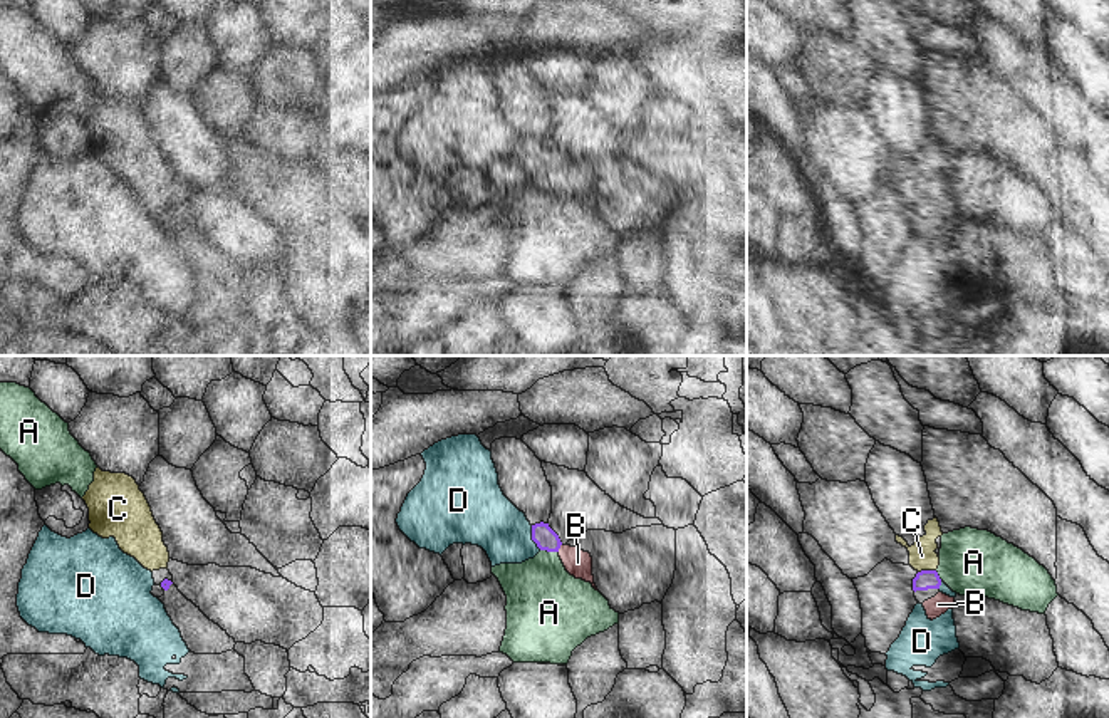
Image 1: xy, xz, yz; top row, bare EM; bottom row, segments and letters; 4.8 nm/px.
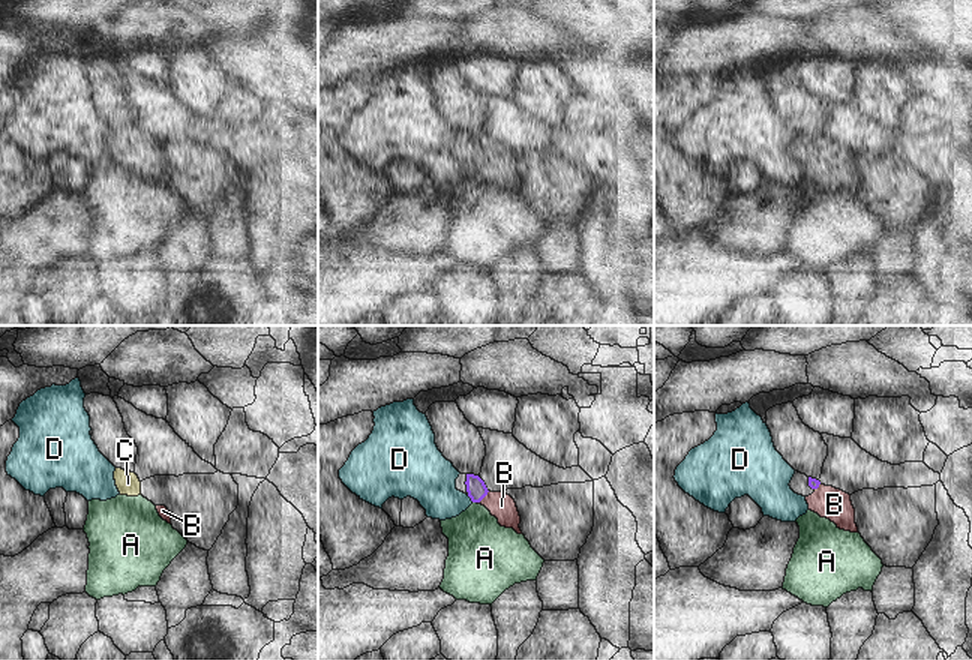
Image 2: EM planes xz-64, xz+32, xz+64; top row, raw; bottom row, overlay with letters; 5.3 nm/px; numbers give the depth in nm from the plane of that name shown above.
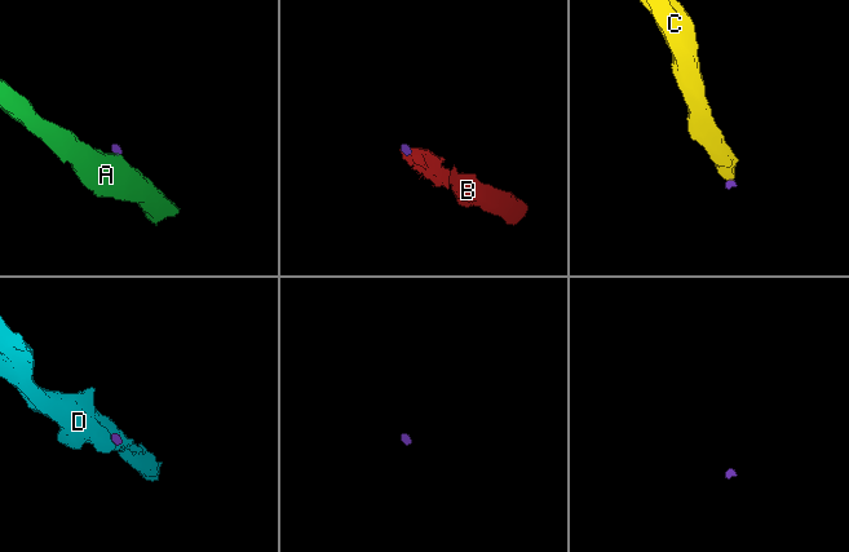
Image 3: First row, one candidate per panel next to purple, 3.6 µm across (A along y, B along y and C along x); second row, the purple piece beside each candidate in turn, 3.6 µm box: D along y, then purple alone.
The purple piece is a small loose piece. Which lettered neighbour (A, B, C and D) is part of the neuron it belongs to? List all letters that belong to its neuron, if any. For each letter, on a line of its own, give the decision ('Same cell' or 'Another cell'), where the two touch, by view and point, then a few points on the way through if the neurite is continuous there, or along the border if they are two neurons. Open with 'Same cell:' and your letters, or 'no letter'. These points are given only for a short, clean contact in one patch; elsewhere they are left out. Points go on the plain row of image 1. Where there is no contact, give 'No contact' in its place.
Same cell: B, C
A: Another cell. Touches purple at xz (549, 175). Boundary: xz (541, 173), (557, 176)
B: Same cell. Touches purple at xz (559, 171). Path across: xz (546, 163), (559, 171), (577, 187)
C: Same cell. Touches purple at yz (926, 195). Path across: yz (926, 203), (926, 195), (926, 187), (921, 180)
D: Another cell. Touches purple at xz (532, 161). Boundary: xz (531, 150), (531, 163), (541, 173)

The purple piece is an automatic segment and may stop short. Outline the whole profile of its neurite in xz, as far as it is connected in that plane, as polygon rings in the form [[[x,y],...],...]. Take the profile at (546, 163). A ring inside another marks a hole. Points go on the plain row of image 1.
[[[544,146],[532,149],[532,164],[540,174],[557,176],[570,200],[591,206],[597,215],[592,200],[592,181],[589,176],[564,169],[559,159],[549,151],[549,148]]]

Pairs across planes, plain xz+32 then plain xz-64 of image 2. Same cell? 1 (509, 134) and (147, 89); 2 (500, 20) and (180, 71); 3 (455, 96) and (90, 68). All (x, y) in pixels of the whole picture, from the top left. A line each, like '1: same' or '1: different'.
1: same
2: different
3: same

